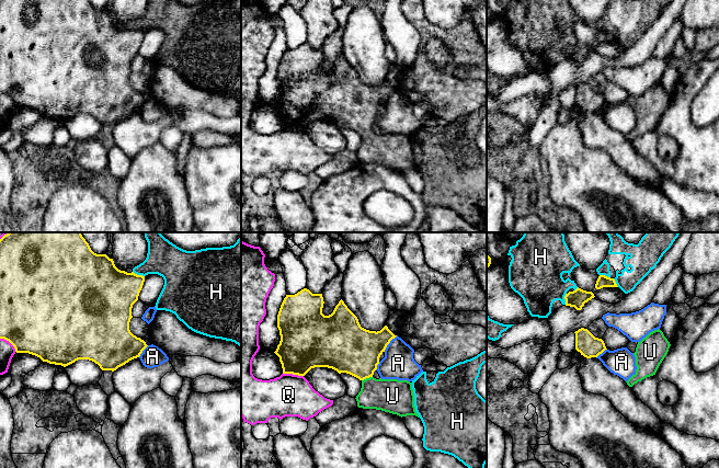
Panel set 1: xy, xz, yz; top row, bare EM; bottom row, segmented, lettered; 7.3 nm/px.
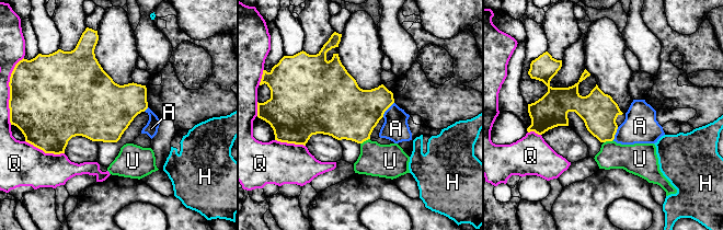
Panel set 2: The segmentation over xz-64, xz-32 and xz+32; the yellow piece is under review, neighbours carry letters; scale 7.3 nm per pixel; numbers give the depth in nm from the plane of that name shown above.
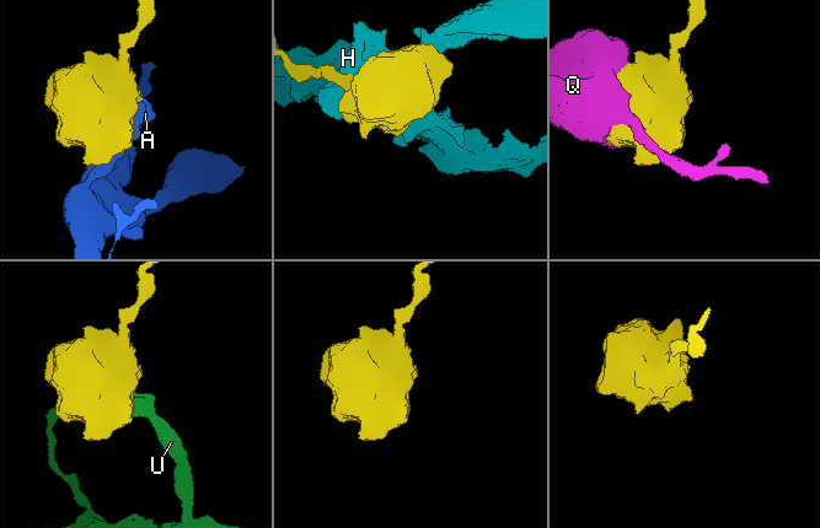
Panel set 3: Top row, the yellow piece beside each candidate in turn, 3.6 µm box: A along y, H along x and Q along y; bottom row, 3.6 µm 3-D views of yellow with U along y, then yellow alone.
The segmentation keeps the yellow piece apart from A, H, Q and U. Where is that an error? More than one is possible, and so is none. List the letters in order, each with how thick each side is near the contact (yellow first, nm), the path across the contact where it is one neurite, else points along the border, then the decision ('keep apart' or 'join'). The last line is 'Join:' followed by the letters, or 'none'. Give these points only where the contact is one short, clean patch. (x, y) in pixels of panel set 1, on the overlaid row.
A: 340 nm thick on the yellow side, 220 nm on the other; border along xz (397, 335), (384, 351); keep apart
H: 380 nm thick on the yellow side, 260 nm on the other; keep apart
Q: 380 nm thick on the yellow side, 300 nm on the other; keep apart
U: 360 nm thick on the yellow side, 240 nm on the other; runs through xz (350, 349), (360, 358), (366, 377), (384, 395), (392, 396); join
Join: U

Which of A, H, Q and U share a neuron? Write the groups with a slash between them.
A / H / Q / U

